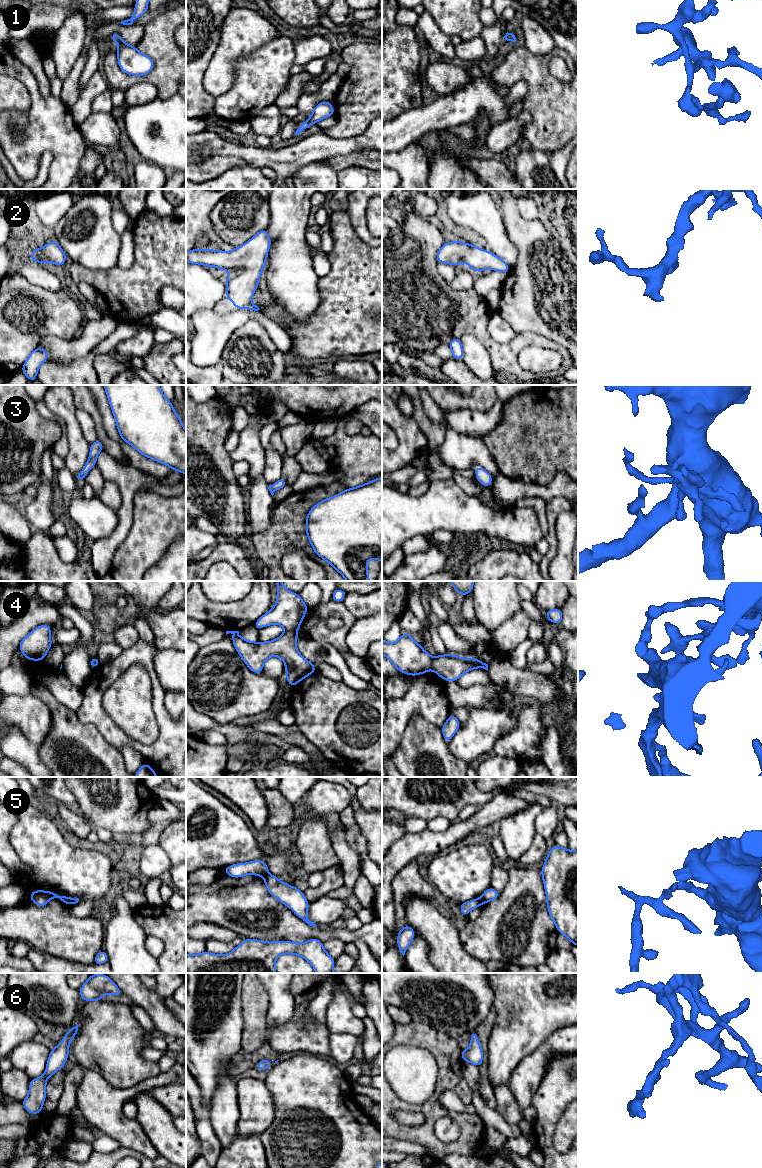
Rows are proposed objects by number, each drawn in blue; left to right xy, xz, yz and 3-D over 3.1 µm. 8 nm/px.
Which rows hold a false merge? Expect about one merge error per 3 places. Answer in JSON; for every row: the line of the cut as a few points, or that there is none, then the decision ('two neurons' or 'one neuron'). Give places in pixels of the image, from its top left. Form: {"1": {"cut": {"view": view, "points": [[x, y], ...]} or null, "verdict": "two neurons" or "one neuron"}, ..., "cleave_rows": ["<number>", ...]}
{"1": {"cut": null, "verdict": "one neuron"}, "2": {"cut": null, "verdict": "one neuron"}, "3": {"cut": null, "verdict": "one neuron"}, "4": {"cut": {"view": "xz", "points": [[286, 629], [296, 631]]}, "verdict": "two neurons"}, "5": {"cut": {"view": "xy", "points": [[64, 897], [71, 904]]}, "verdict": "two neurons"}, "6": {"cut": null, "verdict": "one neuron"}, "cleave_rows": ["4", "5"]}

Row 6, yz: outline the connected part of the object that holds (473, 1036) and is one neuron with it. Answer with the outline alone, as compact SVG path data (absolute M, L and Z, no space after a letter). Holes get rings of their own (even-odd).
M475 1030L470 1031L469 1034L472 1044L467 1049L461 1051L461 1059L480 1067L483 1063L481 1045Z

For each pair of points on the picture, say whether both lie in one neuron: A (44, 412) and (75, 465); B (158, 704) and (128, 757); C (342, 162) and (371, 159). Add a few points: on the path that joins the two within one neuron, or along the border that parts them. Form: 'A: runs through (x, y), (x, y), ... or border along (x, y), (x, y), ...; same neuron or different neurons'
A: border along (66, 429), (68, 454), (64, 459); different neurons
B: border along (120, 749), (131, 747), (145, 761); different neurons
C: runs through (349, 160), (364, 159); same neuron

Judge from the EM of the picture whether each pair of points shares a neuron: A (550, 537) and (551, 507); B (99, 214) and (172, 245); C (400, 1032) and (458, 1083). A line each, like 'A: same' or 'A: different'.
A: same
B: different
C: same

